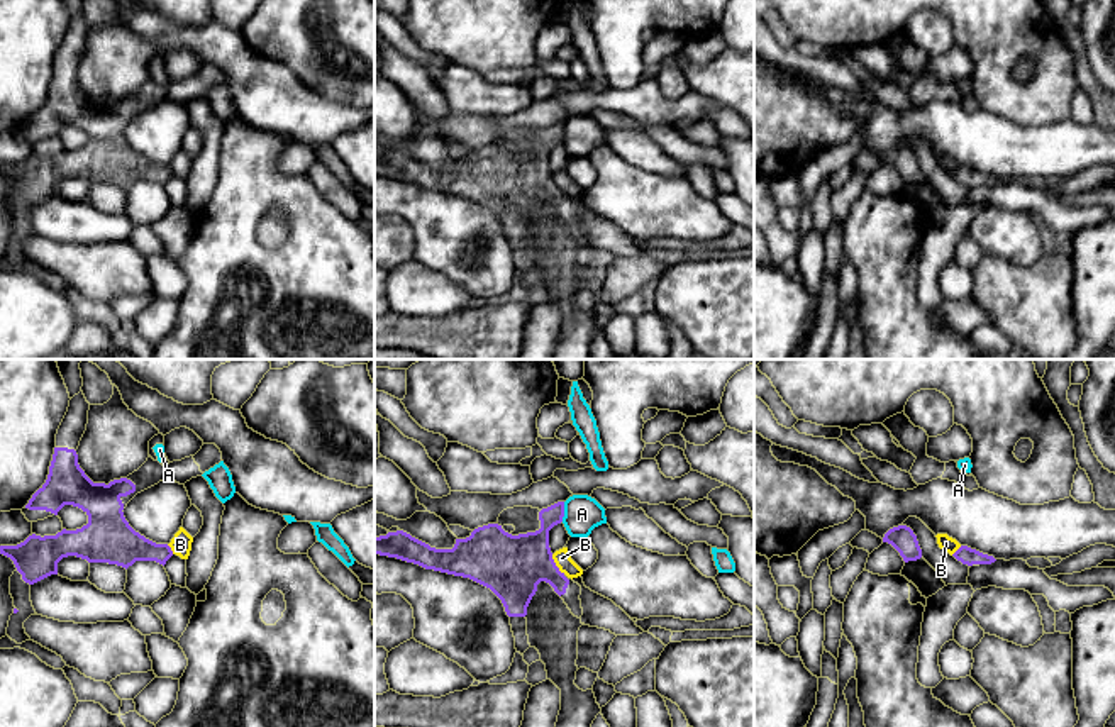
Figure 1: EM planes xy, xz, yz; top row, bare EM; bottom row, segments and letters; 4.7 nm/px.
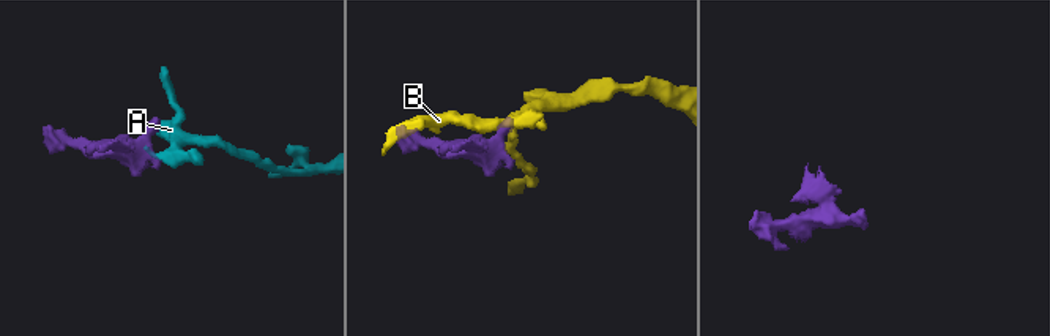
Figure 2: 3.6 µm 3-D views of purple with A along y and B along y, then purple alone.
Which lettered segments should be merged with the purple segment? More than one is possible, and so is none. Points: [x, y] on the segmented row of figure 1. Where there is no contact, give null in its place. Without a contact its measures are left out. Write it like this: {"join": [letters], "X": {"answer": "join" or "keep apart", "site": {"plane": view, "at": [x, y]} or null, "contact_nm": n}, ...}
{"join": [], "A": {"answer": "keep apart", "site": {"plane": "xz", "at": [563, 512]}, "contact_nm": 100}, "B": {"answer": "keep apart", "site": {"plane": "xz", "at": [554, 565]}, "contact_nm": 120}}

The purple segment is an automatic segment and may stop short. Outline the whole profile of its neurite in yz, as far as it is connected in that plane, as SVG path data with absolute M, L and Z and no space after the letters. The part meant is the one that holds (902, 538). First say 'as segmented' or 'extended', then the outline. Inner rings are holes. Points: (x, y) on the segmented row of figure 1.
as segmented | M907 525L890 529L885 534L883 542L891 544L900 552L905 563L922 558L922 549L918 546L917 536Z

